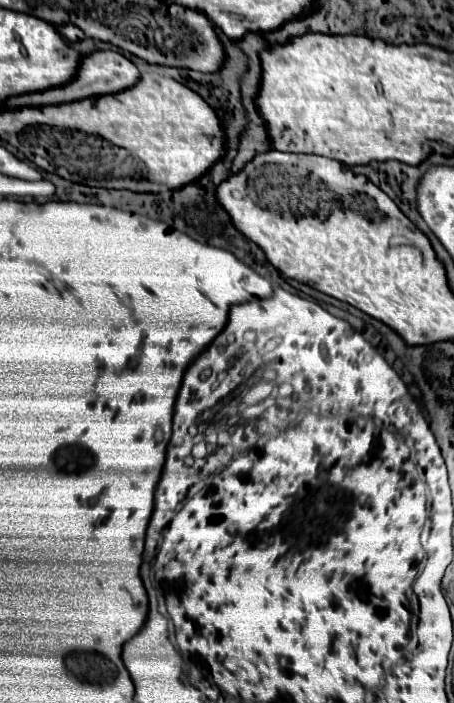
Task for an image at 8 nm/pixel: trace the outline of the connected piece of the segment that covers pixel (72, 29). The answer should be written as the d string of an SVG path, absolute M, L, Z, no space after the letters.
M57 25L55 29L57 29L65 39L69 39L69 41L79 41L79 39L85 37L83 31L81 31L79 27L75 27L75 25Z

